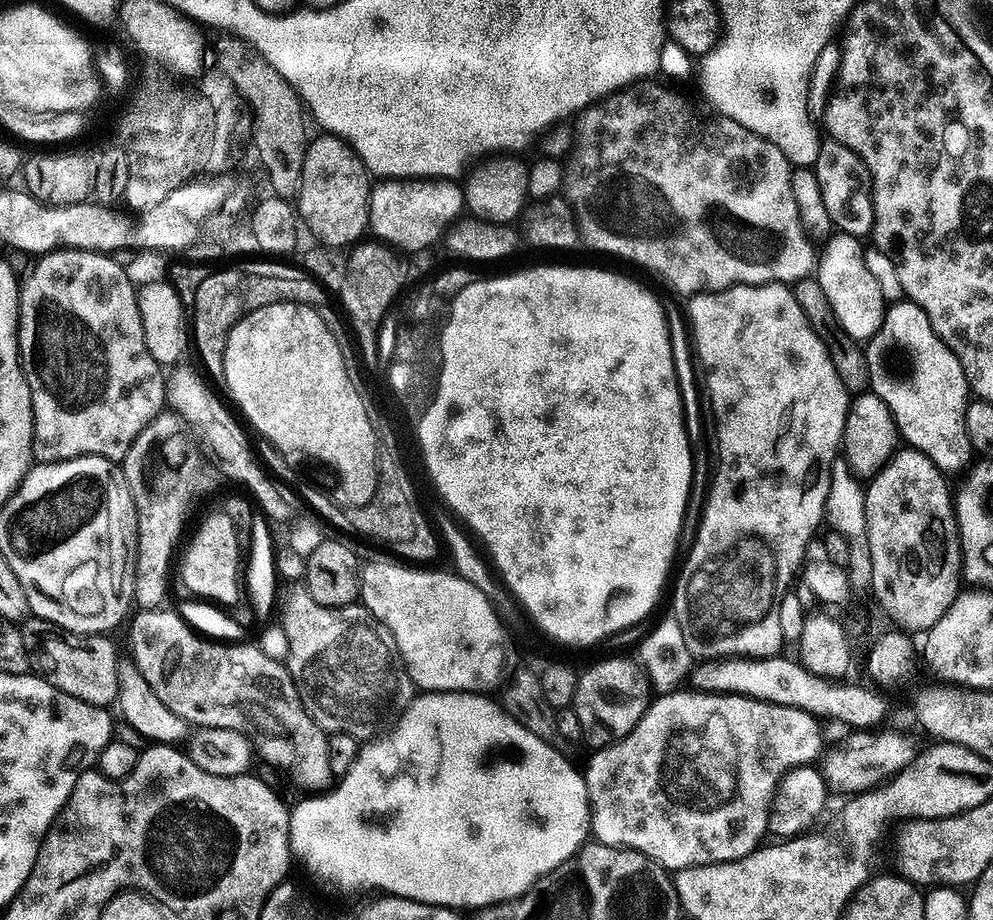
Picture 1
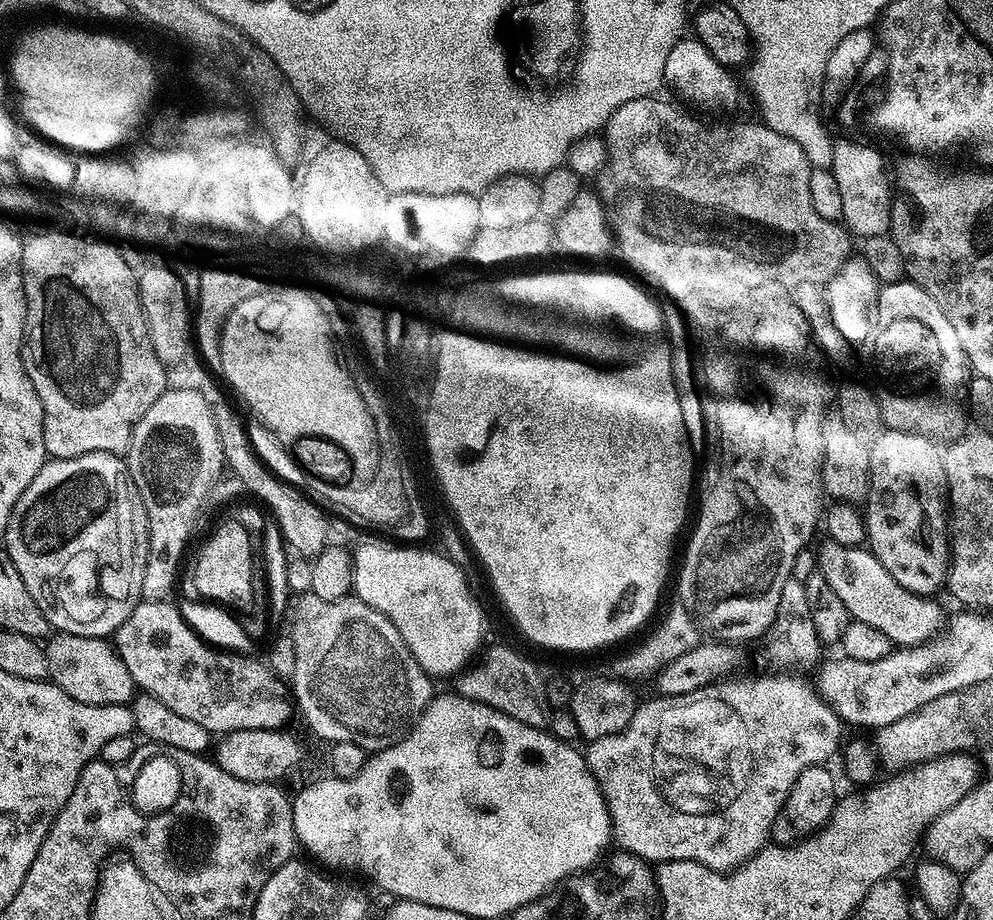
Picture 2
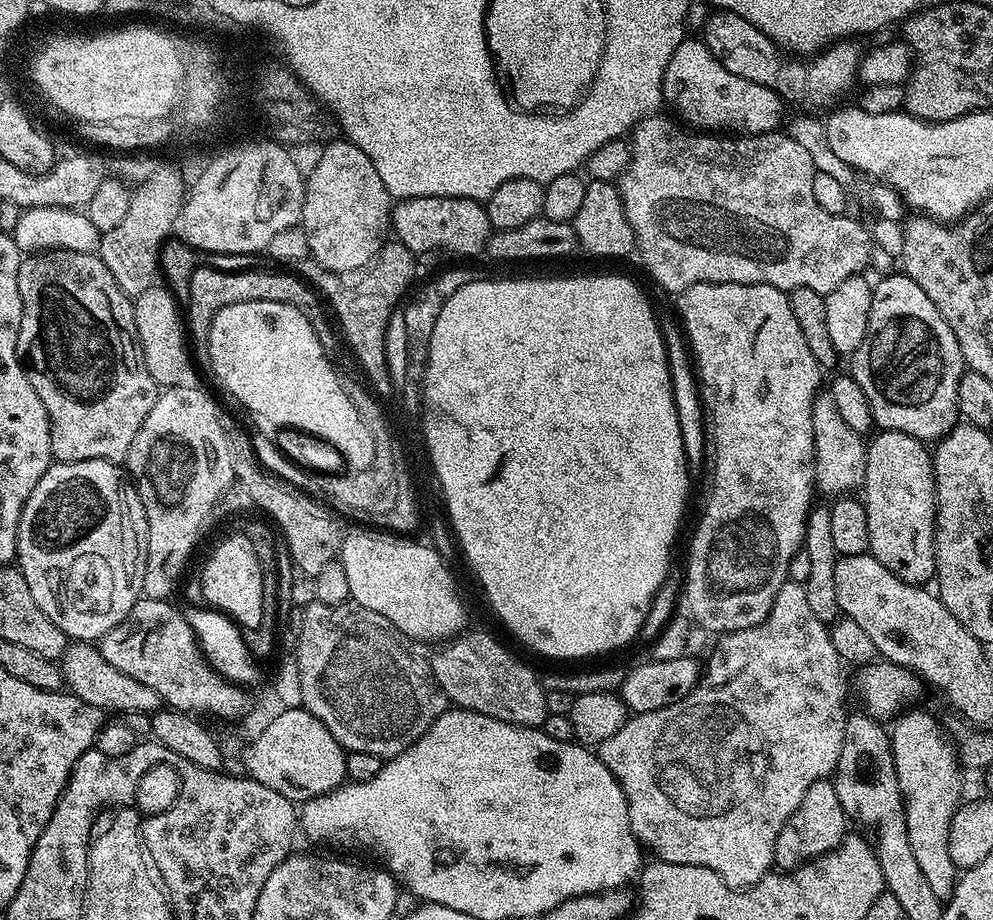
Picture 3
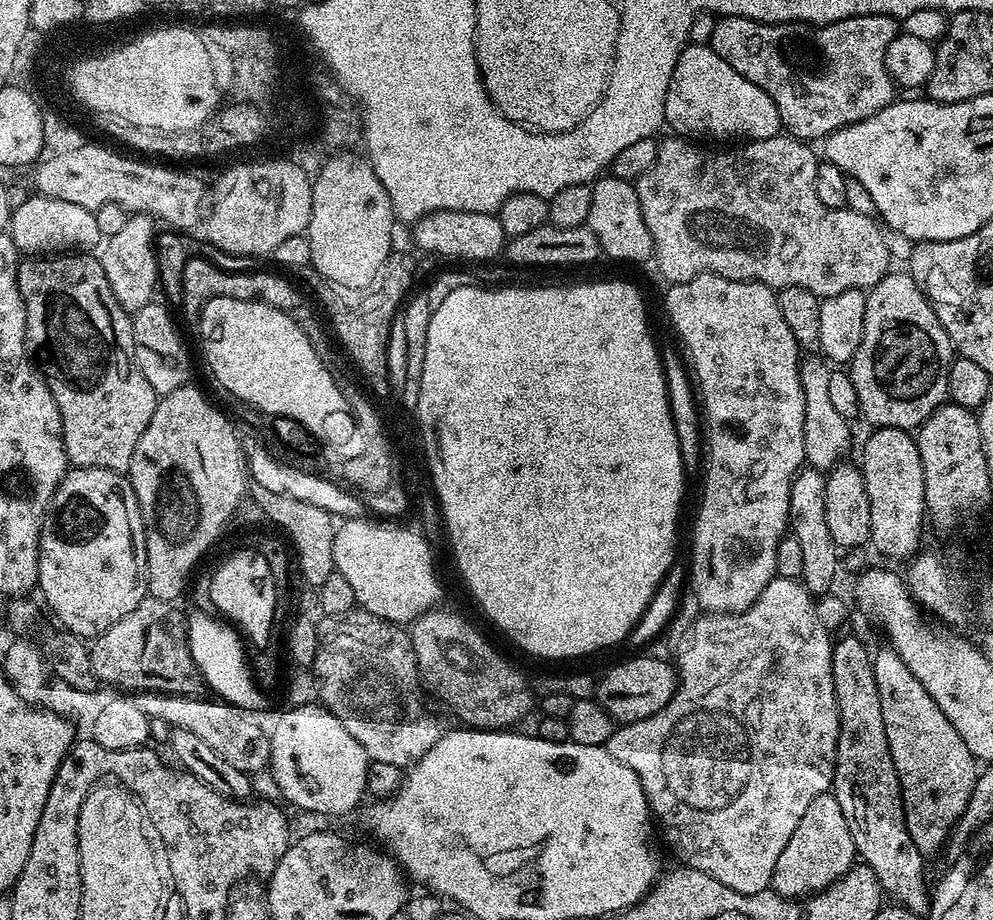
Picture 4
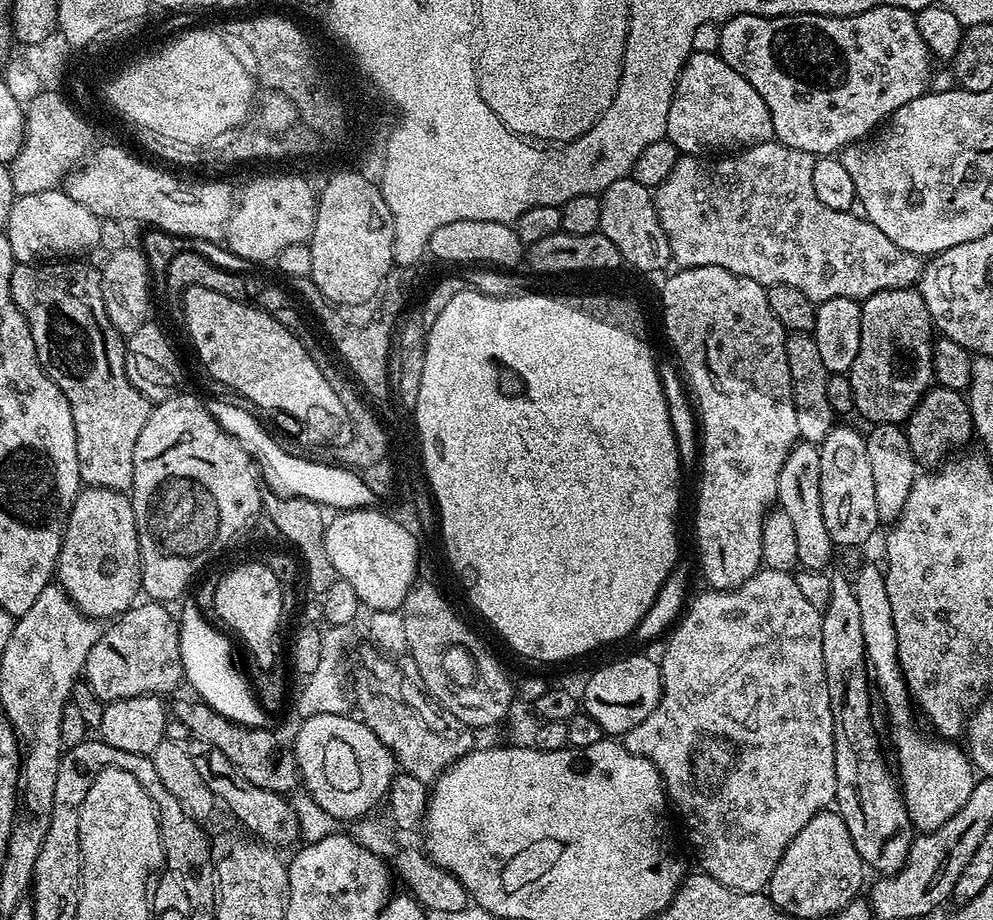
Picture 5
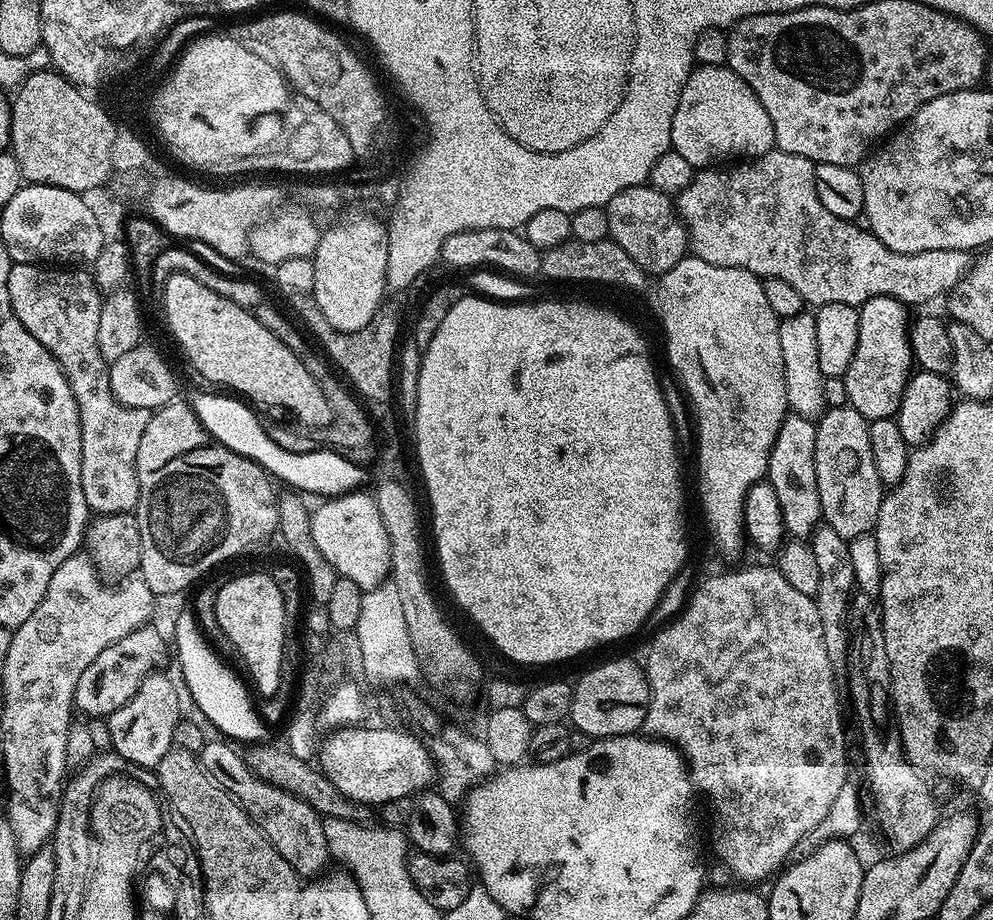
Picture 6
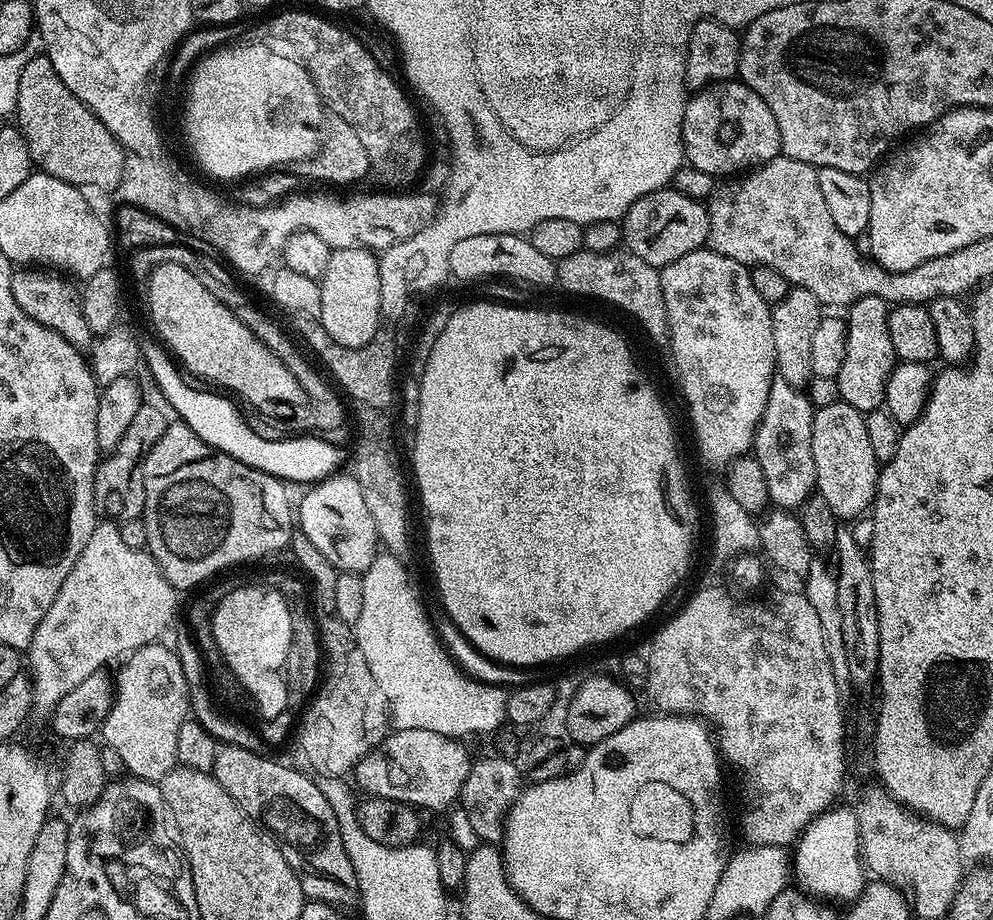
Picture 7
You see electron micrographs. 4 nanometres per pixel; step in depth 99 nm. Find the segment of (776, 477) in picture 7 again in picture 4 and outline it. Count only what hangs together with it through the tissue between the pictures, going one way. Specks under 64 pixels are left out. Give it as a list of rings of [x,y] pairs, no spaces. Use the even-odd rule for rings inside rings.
[[[807,466],[797,472],[790,490],[790,532],[798,546],[802,546],[802,570],[799,579],[813,594],[824,594],[836,580],[836,567],[840,564],[841,553],[834,538],[830,538],[830,526],[826,526],[826,498],[824,497],[825,473]]]

